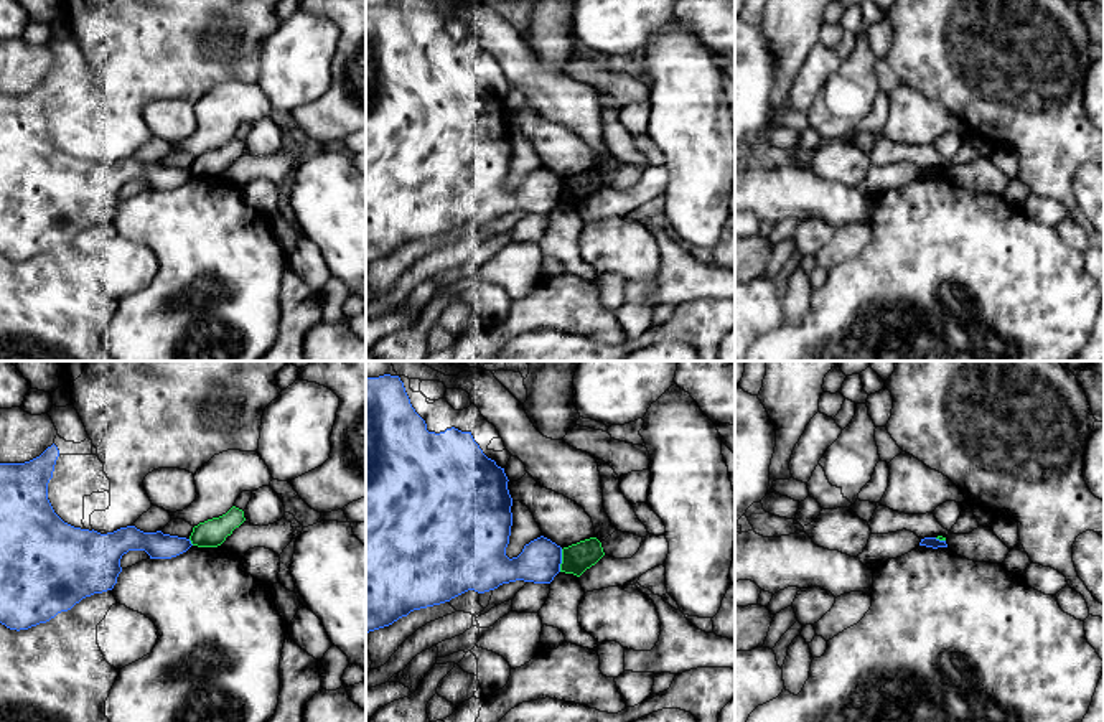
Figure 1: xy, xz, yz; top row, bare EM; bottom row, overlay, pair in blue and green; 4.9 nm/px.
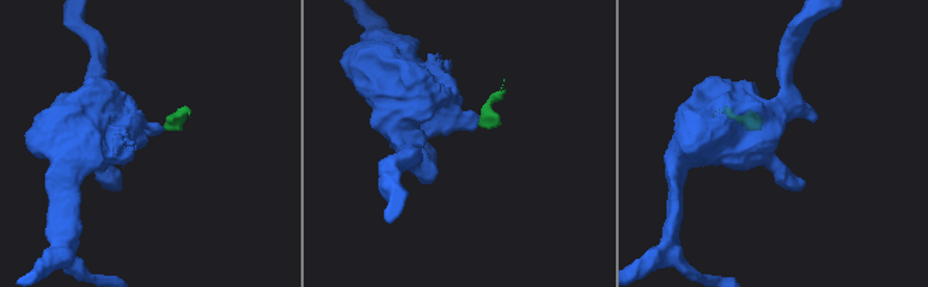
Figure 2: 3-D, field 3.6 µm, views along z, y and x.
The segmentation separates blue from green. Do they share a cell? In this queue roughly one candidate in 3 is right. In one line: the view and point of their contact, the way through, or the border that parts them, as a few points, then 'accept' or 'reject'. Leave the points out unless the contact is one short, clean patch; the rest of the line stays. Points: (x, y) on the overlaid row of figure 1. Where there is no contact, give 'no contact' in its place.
contact xz (561, 561); border xz (562, 549), (559, 571); reject

